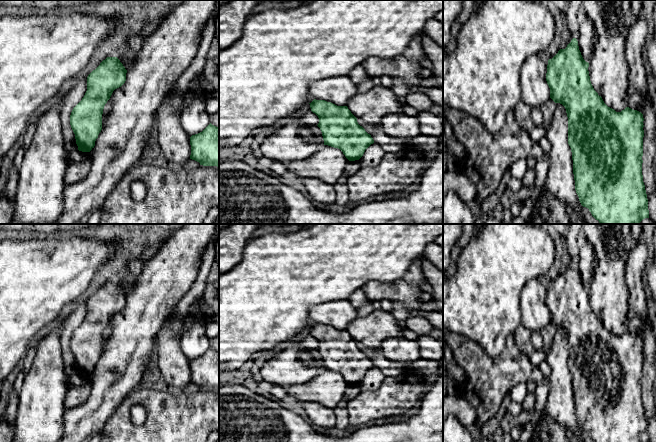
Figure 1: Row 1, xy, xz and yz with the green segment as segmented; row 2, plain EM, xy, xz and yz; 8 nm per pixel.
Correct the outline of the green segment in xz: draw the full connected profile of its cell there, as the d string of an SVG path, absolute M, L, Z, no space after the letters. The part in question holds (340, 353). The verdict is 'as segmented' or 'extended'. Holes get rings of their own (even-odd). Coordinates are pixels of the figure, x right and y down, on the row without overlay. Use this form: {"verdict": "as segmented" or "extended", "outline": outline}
{"verdict": "as segmented", "outline": "M316 323L309 328L319 342L317 350L322 356L324 369L340 373L349 385L359 384L374 367L347 330Z"}

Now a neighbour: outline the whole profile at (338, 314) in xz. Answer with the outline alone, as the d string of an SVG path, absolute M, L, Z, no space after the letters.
M332 300L309 309L309 319L337 330L346 330L351 321L358 318L357 309L346 300Z

